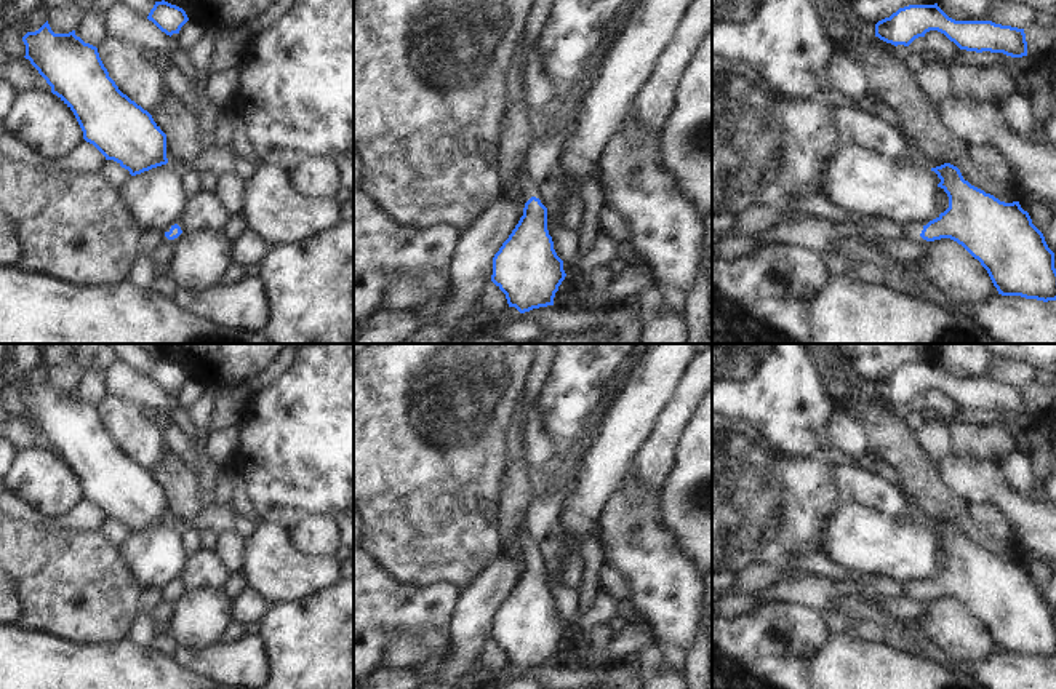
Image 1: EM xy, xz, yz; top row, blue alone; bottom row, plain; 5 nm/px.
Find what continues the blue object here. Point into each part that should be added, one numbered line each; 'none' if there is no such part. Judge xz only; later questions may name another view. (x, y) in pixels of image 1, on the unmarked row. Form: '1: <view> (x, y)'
1: xz (527, 544)

